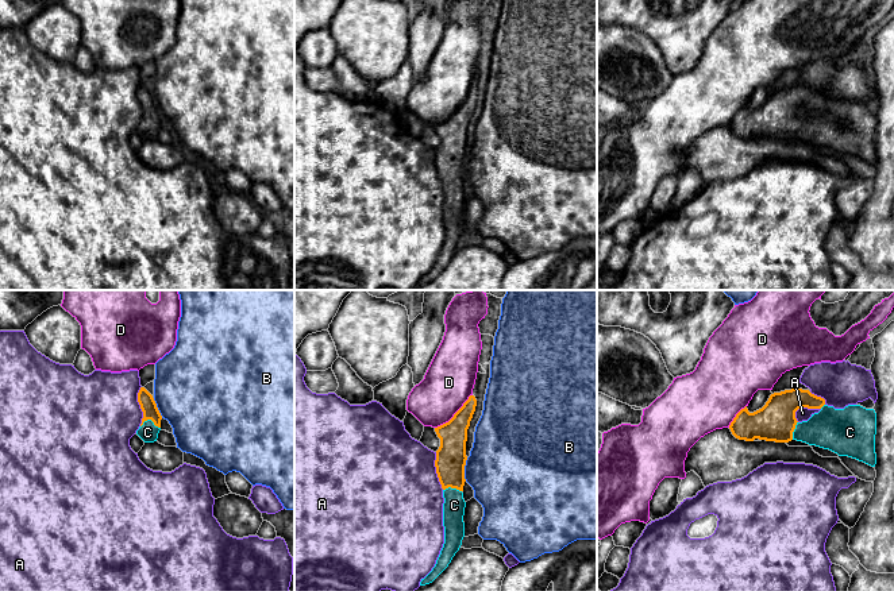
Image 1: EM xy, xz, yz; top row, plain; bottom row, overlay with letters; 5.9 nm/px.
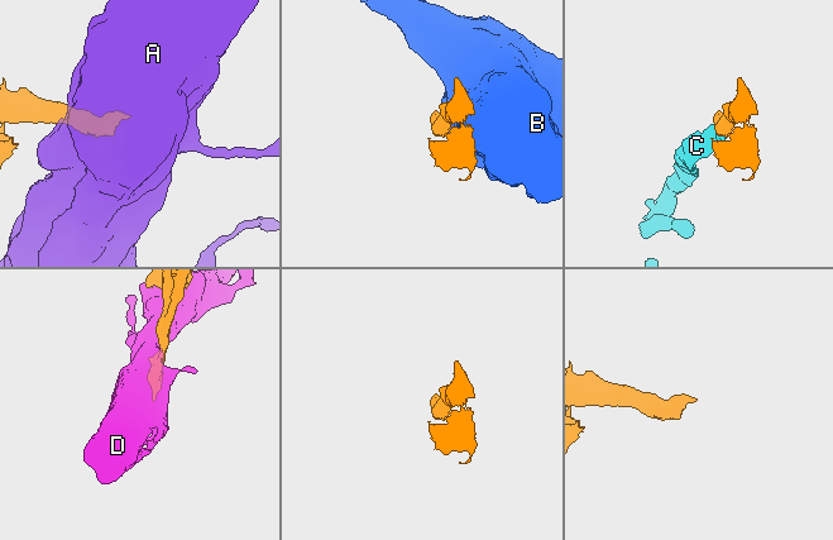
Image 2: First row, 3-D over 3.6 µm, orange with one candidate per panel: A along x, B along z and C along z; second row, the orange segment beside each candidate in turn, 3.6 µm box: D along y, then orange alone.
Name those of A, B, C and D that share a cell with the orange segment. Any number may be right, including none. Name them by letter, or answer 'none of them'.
C

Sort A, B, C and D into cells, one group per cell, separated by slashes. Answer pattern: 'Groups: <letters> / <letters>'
Groups: A / B / C / D

